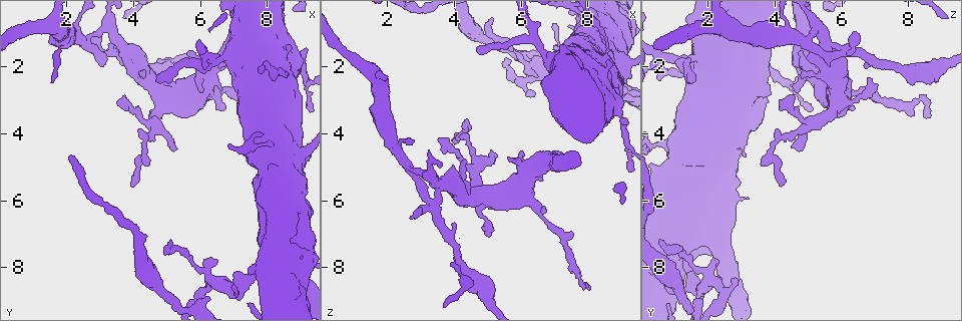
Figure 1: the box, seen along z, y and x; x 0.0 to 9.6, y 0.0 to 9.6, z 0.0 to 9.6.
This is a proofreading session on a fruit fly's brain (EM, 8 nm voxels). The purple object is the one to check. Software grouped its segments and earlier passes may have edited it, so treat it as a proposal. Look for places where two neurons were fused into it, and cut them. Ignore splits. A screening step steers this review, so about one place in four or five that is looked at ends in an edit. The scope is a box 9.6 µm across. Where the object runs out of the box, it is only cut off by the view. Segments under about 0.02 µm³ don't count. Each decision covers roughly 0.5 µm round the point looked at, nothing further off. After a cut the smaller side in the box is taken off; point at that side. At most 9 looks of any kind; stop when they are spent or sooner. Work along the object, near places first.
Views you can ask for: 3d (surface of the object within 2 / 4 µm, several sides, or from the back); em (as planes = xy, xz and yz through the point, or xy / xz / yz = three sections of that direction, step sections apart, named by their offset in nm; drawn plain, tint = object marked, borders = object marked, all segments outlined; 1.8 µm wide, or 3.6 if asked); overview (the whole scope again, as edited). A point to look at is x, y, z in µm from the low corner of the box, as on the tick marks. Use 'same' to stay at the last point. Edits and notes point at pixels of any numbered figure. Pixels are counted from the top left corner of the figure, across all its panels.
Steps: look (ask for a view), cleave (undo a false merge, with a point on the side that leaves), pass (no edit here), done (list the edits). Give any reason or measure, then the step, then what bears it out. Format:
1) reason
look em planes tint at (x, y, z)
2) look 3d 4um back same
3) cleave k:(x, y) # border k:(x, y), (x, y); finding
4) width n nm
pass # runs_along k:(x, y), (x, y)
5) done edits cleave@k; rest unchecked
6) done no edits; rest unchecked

closes a loop
look em planes plain at (6.35, 1.85, 1.25)

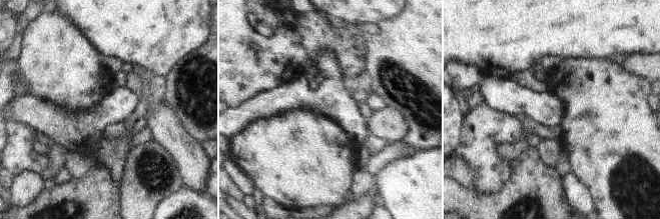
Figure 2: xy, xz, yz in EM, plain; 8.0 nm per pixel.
look em planes tint same

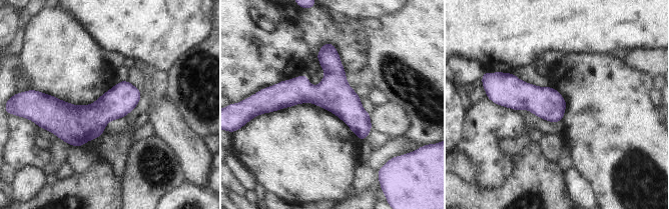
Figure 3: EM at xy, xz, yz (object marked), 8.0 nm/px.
pass # runs_along 3:(272, 99), (333, 95), (369, 128); continuous, no second neuron

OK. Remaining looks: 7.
thick turns thin
look em 3.6um planes tint at (8.05, 4.35, 0.75)

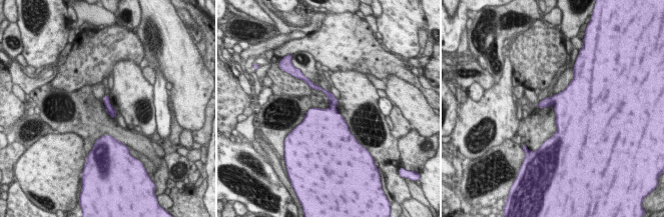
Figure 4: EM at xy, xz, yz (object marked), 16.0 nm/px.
cleave 4:(333, 100) # two neurons meet here

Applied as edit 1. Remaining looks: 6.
abrupt turn
look em xy step 8 tint at (3.05, 1.55, 6.30)

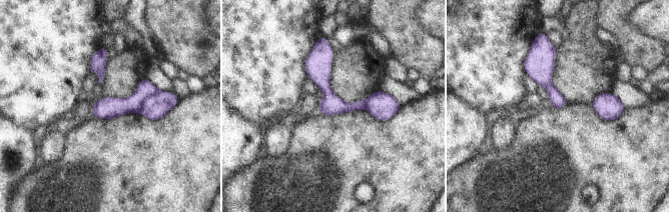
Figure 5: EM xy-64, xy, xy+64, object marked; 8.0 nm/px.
another direction
look em planes borders same

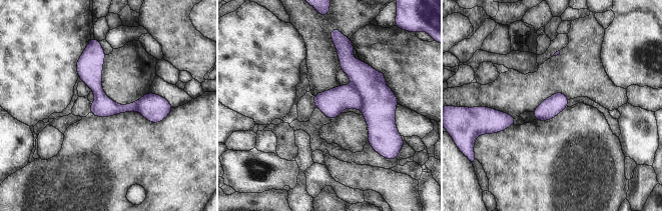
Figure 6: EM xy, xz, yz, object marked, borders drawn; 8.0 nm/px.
cleave 6:(380, 102) # border 6:(354, 88), (362, 96), (361, 108); a second neuron is stuck on

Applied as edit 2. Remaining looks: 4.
sudden change in width
look em 3.6um yz step 8 tint at (6.30, 2.60, 6.00)

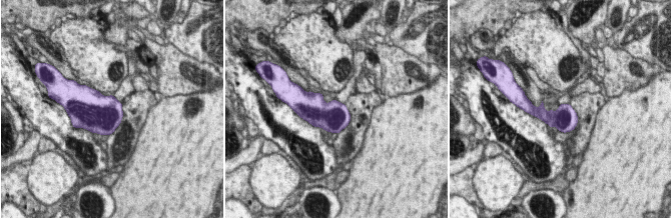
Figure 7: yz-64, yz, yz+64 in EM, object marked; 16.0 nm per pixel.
pass # continuous, no second neuron

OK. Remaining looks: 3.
done edits cleave@4, cleave@6; rest unchecked

